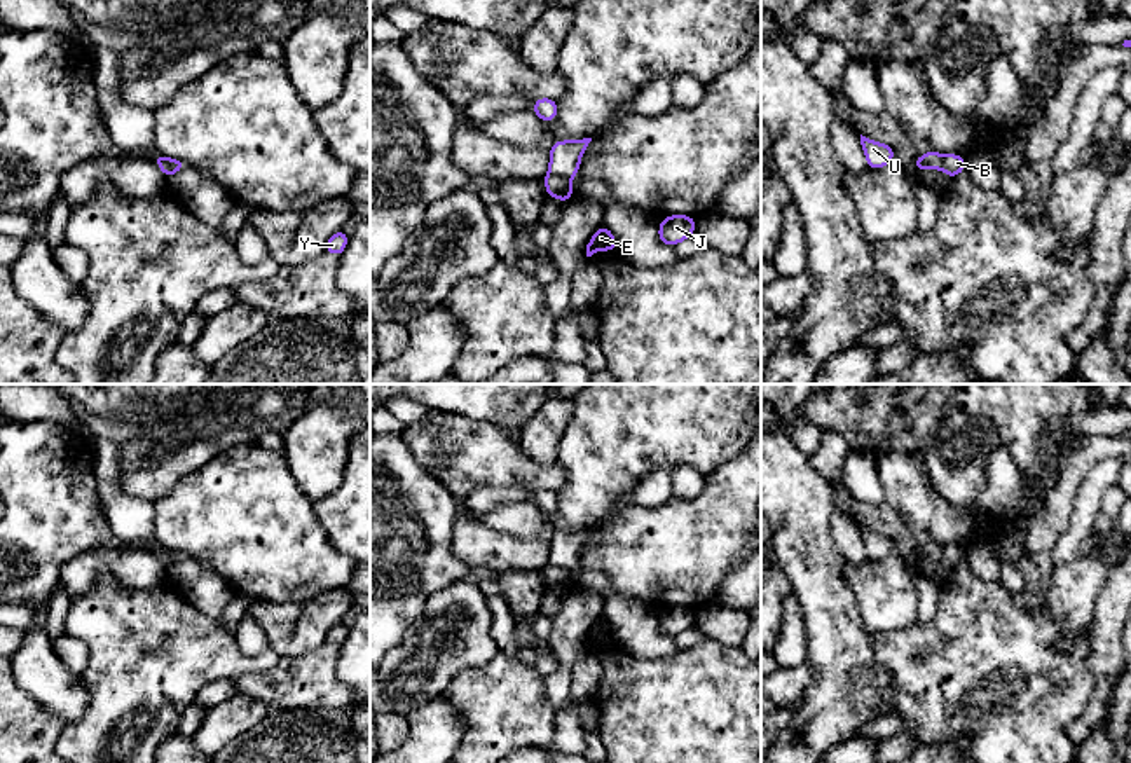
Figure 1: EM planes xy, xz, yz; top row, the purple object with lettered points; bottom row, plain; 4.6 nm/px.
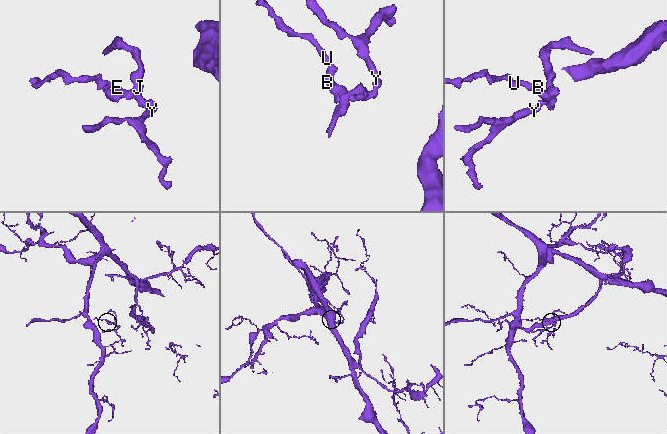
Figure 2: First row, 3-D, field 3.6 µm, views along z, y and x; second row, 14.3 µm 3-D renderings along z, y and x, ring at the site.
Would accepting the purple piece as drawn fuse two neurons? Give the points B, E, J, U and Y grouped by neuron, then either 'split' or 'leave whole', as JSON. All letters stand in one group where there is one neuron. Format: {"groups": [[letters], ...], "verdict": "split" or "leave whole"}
{"groups": [["B", "E", "J", "U", "Y"]], "verdict": "leave whole"}

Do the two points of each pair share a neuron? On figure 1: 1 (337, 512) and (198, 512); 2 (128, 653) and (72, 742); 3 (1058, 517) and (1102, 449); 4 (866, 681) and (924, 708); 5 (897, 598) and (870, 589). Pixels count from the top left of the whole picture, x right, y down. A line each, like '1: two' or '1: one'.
1: two
2: one
3: one
4: two
5: one

